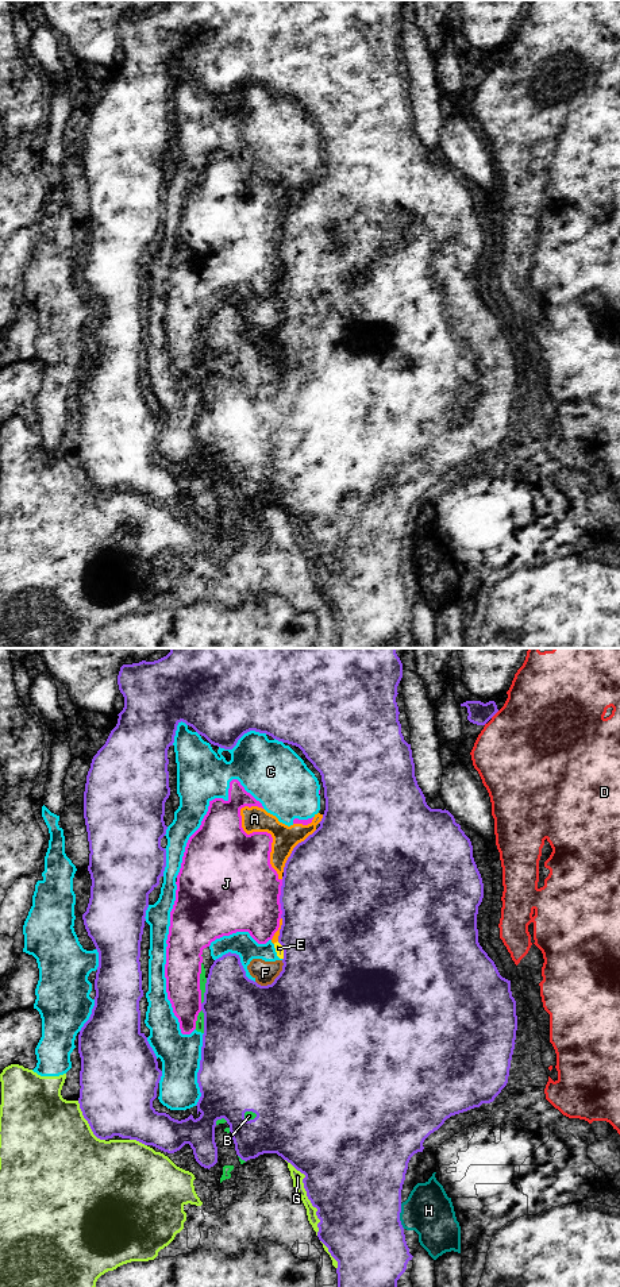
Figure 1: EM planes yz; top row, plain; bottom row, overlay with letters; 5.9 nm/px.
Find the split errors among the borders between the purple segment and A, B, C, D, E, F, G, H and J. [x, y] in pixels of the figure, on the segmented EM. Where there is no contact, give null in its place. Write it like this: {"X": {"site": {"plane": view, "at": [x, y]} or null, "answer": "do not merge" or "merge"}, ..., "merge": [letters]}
{"A": {"site": {"plane": "yz", "at": [293, 848]}, "answer": "merge"}, "B": {"site": {"plane": "yz", "at": [205, 991]}, "answer": "do not merge"}, "C": {"site": {"plane": "yz", "at": [199, 1070]}, "answer": "do not merge"}, "D": {"site": {"plane": "yz", "at": [495, 713]}, "answer": "do not merge"}, "E": {"site": {"plane": "yz", "at": [284, 951]}, "answer": "do not merge"}, "F": {"site": {"plane": "yz", "at": [274, 979]}, "answer": "do not merge"}, "G": {"site": {"plane": "yz", "at": [307, 1195]}, "answer": "do not merge"}, "H": {"site": {"plane": "yz", "at": [399, 1216]}, "answer": "do not merge"}, "J": {"site": {"plane": "yz", "at": [280, 898]}, "answer": "do not merge"}, "merge": ["A"]}

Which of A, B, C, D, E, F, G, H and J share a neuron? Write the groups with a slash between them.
A / B C E F J / D / G / H

